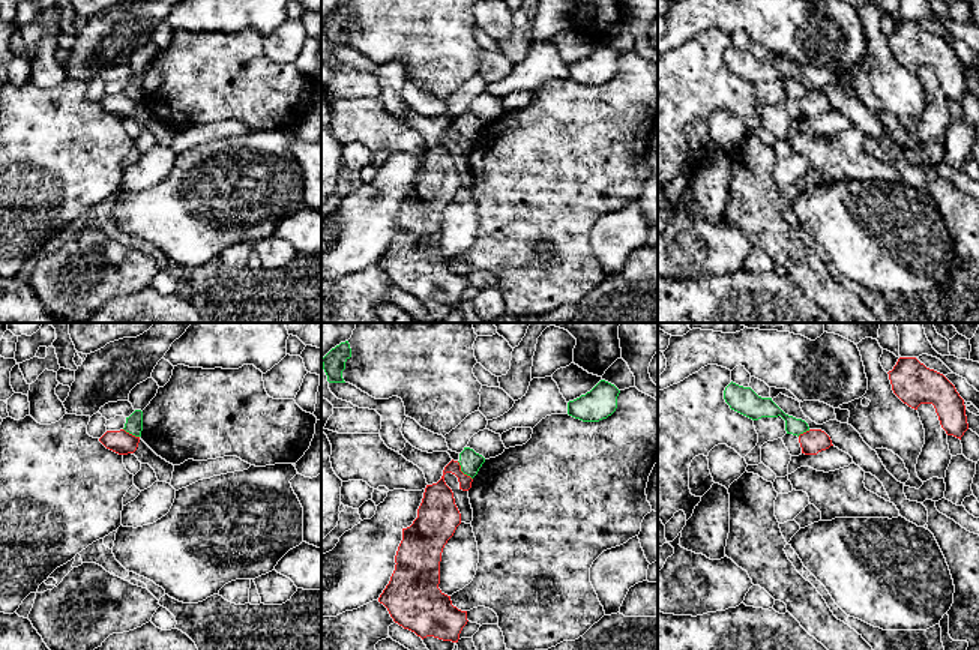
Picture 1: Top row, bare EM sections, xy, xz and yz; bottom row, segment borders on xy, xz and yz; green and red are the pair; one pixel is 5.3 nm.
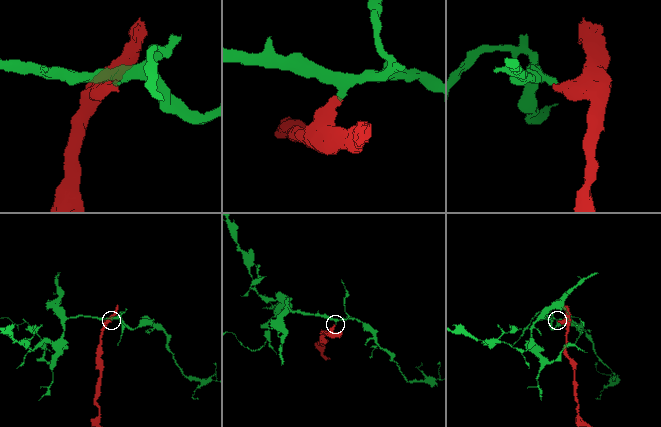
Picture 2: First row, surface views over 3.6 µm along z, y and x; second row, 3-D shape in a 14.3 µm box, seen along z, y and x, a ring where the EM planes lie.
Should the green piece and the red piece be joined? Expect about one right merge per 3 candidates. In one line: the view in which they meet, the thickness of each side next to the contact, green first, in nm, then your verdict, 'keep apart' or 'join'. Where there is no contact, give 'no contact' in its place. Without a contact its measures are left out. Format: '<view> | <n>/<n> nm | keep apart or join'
xz | 120/200 nm | keep apart

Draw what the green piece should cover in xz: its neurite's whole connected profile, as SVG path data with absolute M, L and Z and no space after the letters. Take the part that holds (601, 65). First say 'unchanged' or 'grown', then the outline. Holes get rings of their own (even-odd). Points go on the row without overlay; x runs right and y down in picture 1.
unchanged; M601 44L590 56L568 66L568 78L583 86L599 86L611 80L617 72L620 54Z

